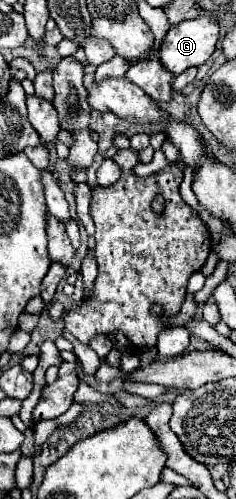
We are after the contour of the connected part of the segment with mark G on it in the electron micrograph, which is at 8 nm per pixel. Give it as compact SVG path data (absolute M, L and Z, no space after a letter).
M214 17L186 19L166 33L160 47L160 61L174 75L180 75L188 67L200 67L214 53L218 35L220 27Z

